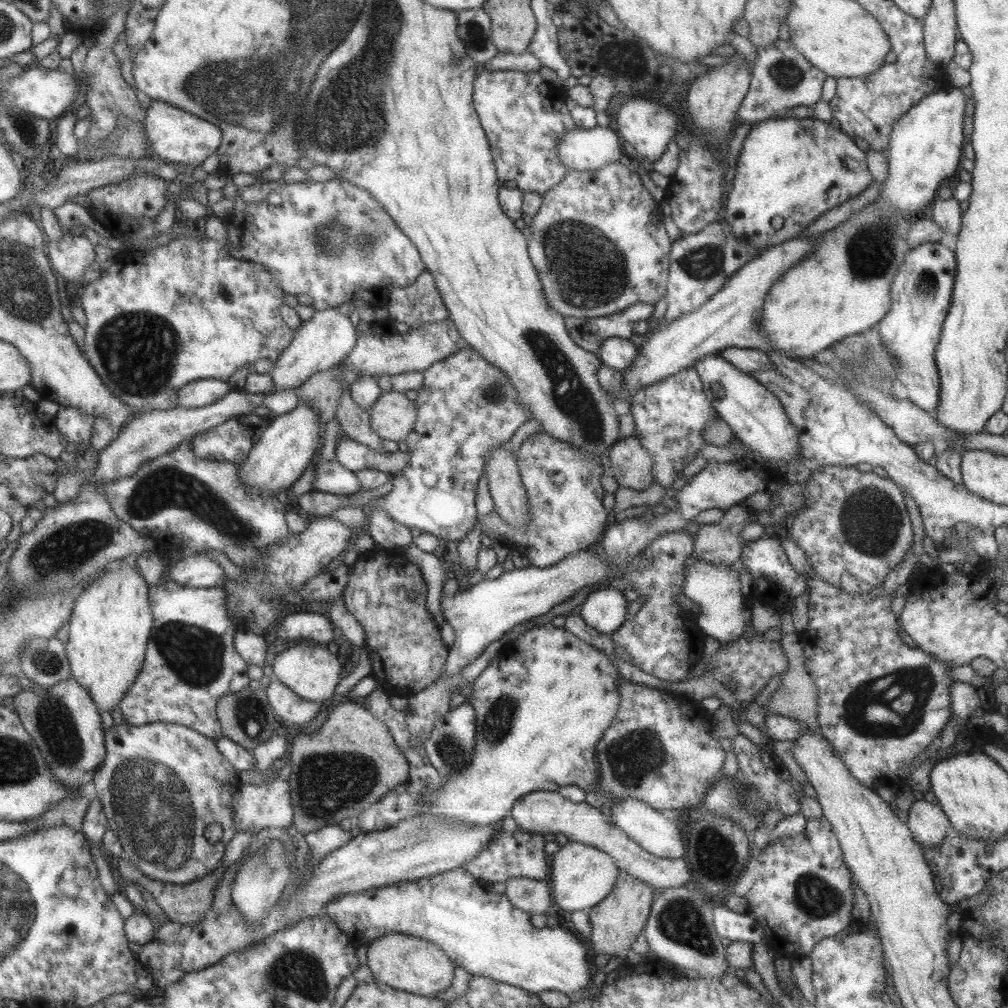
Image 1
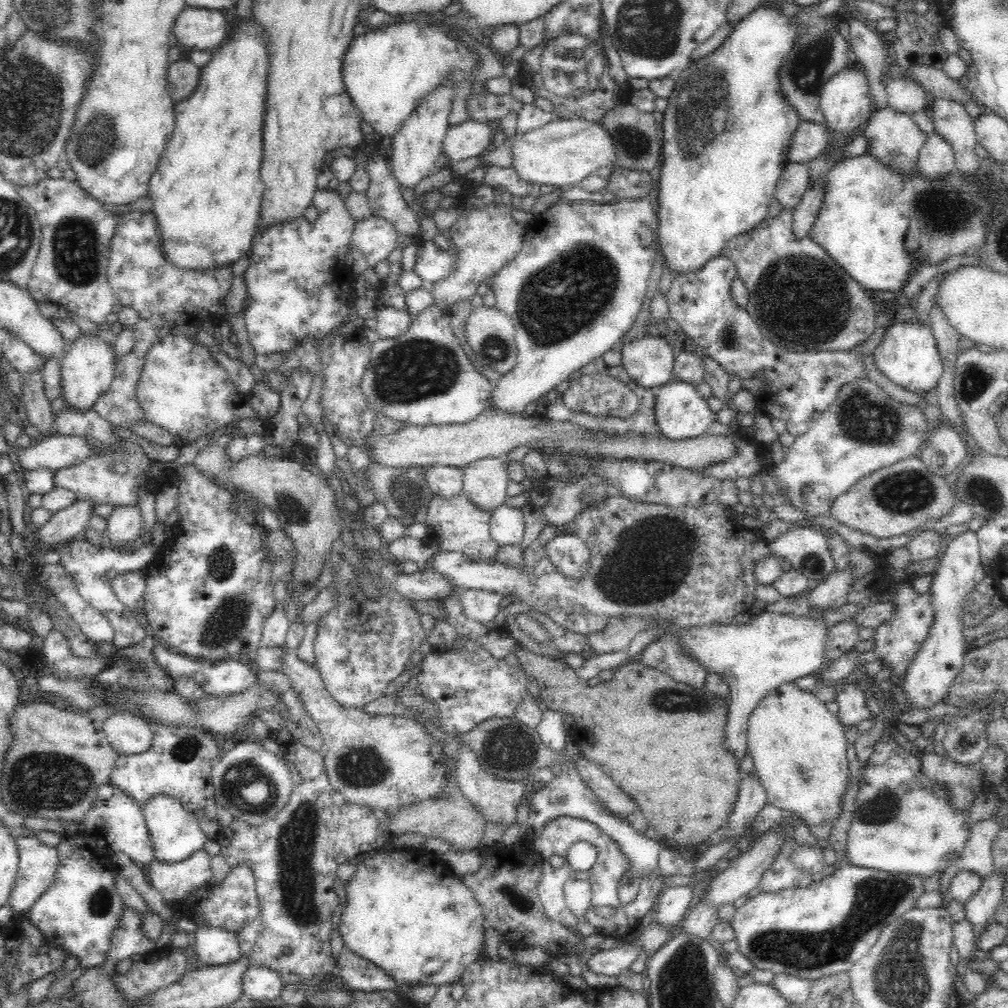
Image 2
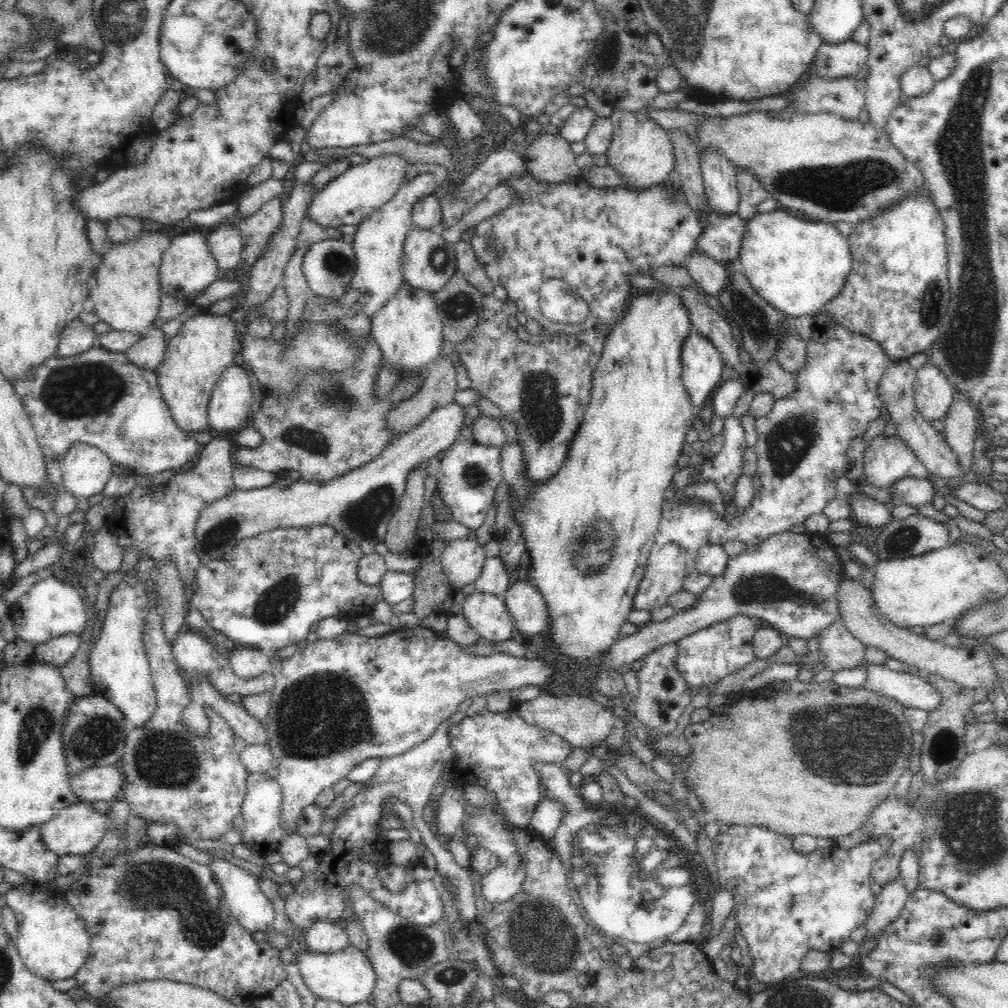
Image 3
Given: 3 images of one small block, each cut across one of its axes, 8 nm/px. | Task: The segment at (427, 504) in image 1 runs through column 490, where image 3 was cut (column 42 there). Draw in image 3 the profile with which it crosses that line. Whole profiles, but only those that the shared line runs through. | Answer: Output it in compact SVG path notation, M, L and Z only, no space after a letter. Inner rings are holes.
M94 346L76 356L48 358L40 367L33 367L24 379L14 380L13 387L22 399L31 423L36 429L46 462L64 456L72 443L82 442L102 450L112 464L124 466L136 475L158 474L194 462L201 445L191 433L178 428L168 405L162 398L154 371L140 370L123 352L112 352Z

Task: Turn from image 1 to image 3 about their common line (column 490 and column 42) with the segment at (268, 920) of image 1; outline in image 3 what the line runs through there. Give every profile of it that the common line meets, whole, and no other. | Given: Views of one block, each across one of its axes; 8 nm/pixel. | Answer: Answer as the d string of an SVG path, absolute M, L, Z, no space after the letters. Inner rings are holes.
M80 801L63 808L48 822L41 824L40 837L45 846L59 858L66 855L86 855L101 841L107 831L107 815L104 807L91 802Z

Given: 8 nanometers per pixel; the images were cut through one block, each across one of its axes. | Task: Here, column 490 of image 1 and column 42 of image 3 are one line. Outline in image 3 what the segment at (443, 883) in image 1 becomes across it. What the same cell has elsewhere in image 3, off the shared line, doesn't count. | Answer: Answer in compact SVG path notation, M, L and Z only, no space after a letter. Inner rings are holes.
M46 883L6 886L3 893L18 924L19 935L14 940L15 951L34 976L52 982L75 976L86 962L91 942L84 920L66 900L65 893L46 886Z

